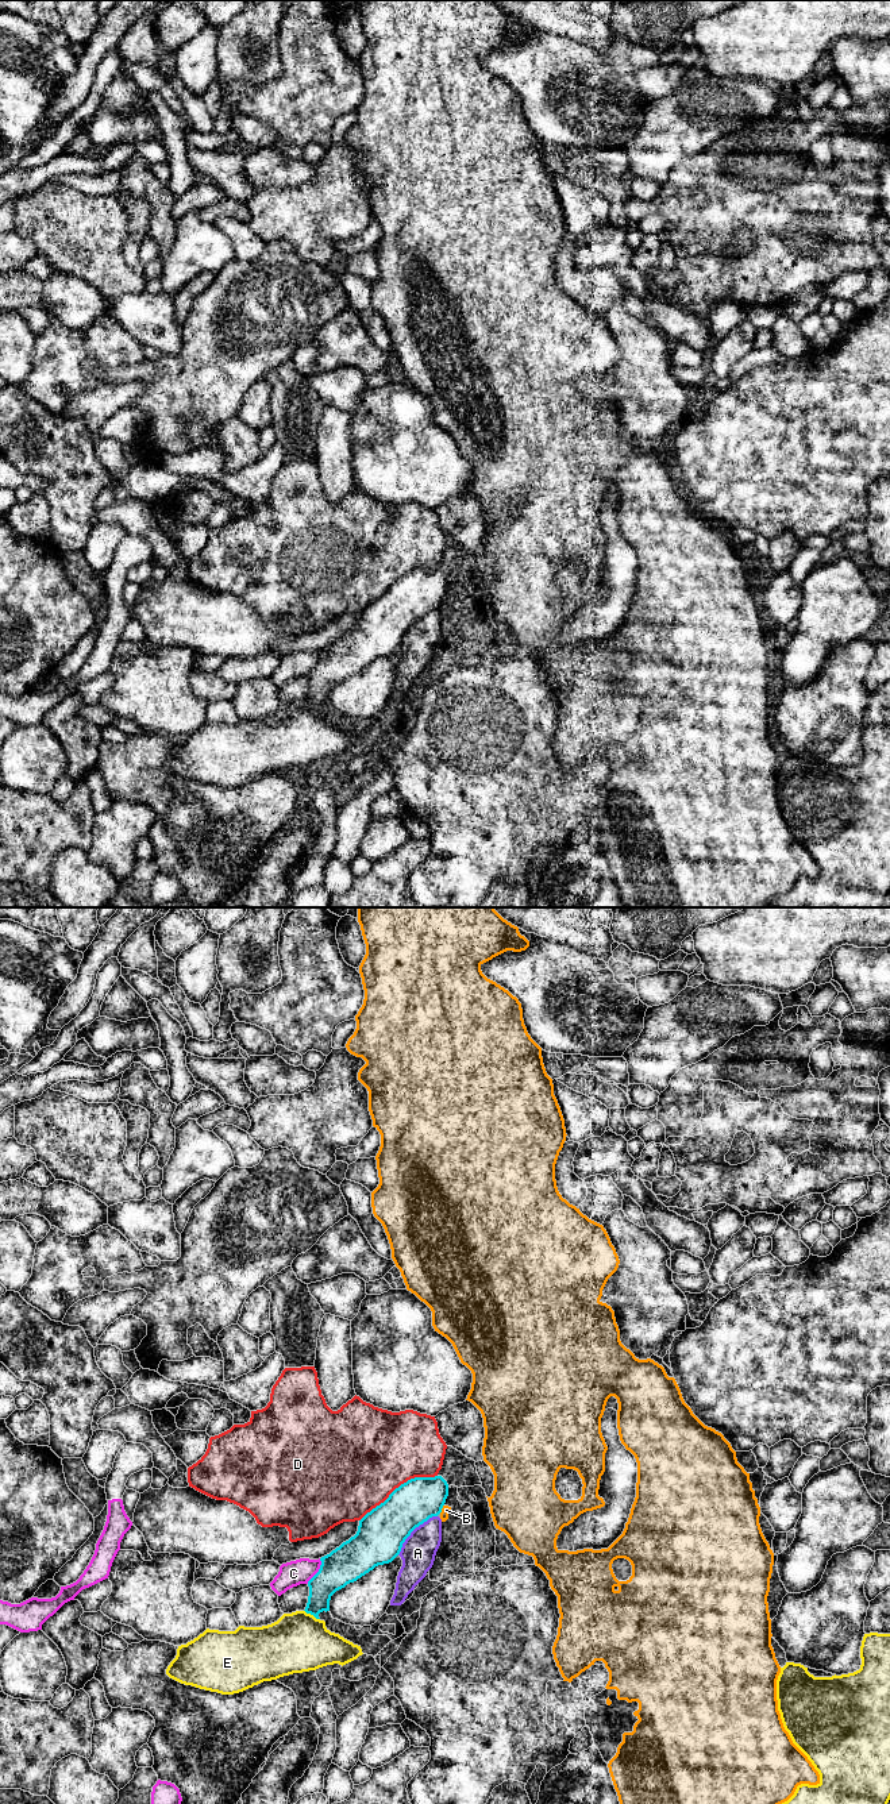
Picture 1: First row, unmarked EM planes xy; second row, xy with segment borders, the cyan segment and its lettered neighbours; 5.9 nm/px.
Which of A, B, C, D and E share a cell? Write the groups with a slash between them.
A / B / C / D / E

